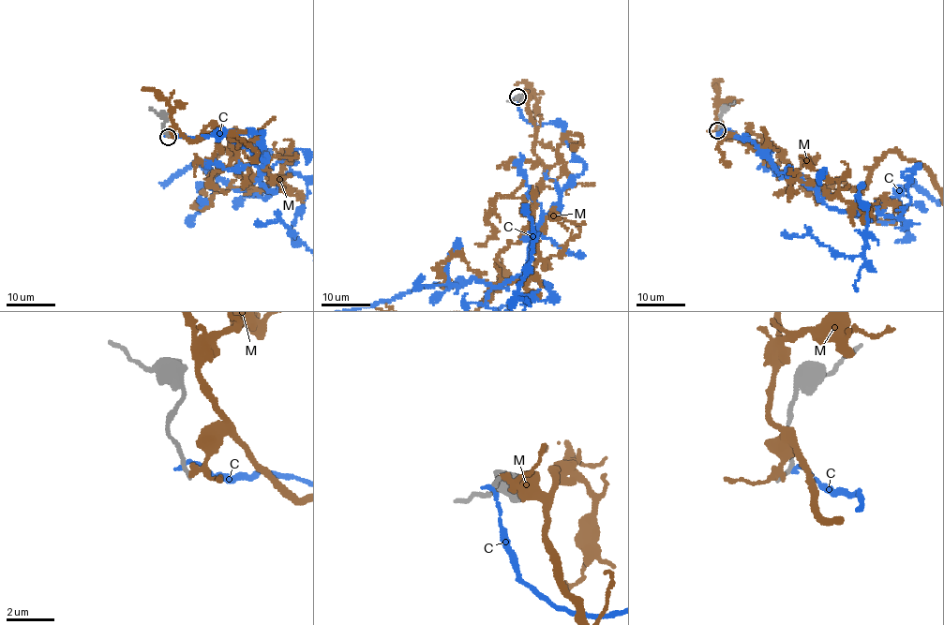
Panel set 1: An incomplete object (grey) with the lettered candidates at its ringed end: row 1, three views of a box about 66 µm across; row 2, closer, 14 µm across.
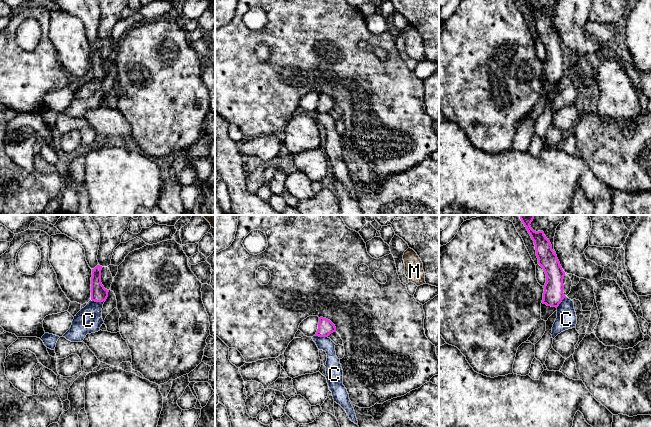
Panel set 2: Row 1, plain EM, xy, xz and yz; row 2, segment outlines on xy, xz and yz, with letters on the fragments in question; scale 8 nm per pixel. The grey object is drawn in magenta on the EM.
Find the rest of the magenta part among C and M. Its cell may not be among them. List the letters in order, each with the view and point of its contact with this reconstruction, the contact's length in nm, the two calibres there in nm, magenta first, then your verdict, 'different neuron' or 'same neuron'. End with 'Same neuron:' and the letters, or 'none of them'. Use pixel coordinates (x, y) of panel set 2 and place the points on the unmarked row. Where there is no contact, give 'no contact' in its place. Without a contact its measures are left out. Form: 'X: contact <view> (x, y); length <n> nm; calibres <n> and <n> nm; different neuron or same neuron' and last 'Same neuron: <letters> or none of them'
C: contact xy (98, 77); length 110 nm; calibres 130 and 220 nm; different neuron
M: no contact; different neuron
Same neuron: none of them

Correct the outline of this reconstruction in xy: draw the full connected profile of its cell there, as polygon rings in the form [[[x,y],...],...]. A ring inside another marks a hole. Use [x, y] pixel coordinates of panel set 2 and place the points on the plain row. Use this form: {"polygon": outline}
{"polygon": [[[97,41],[92,45],[91,53],[91,76],[95,78],[106,77],[109,66],[105,65],[101,59],[102,42]]]}

